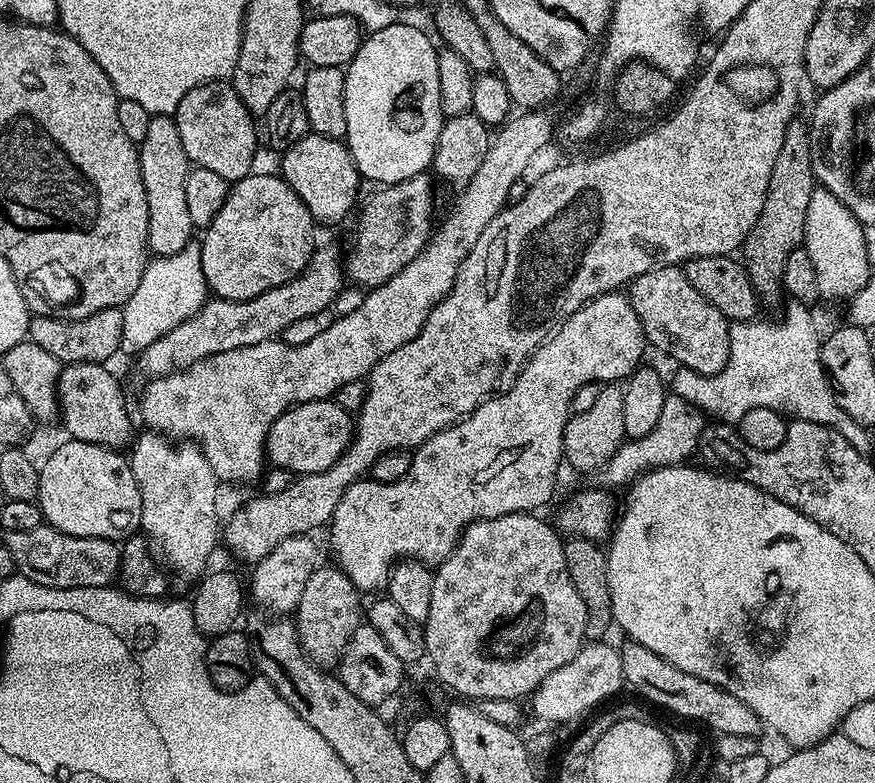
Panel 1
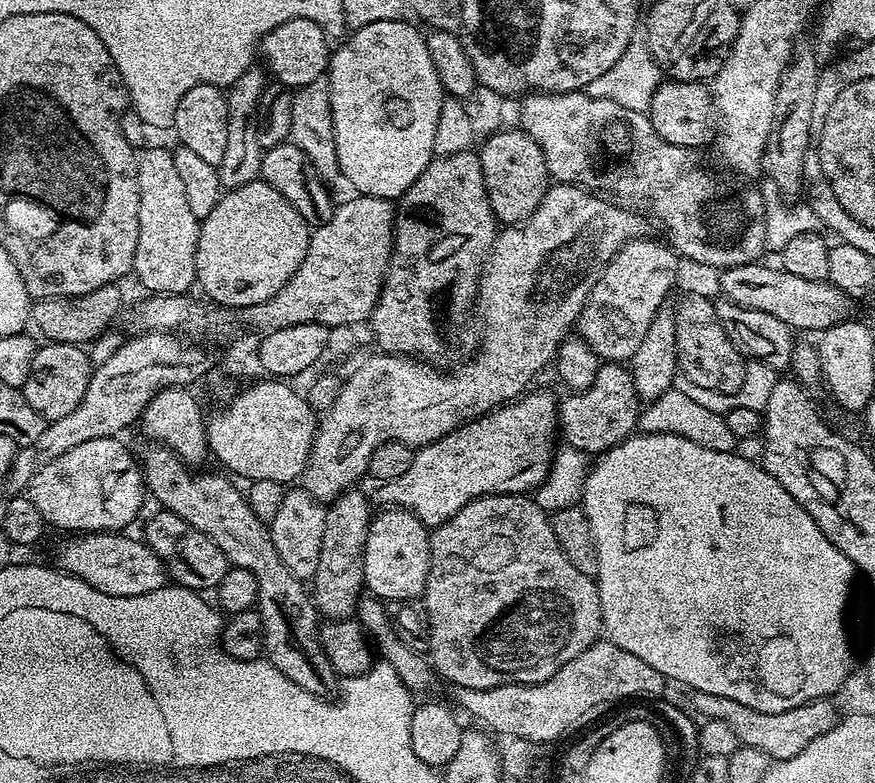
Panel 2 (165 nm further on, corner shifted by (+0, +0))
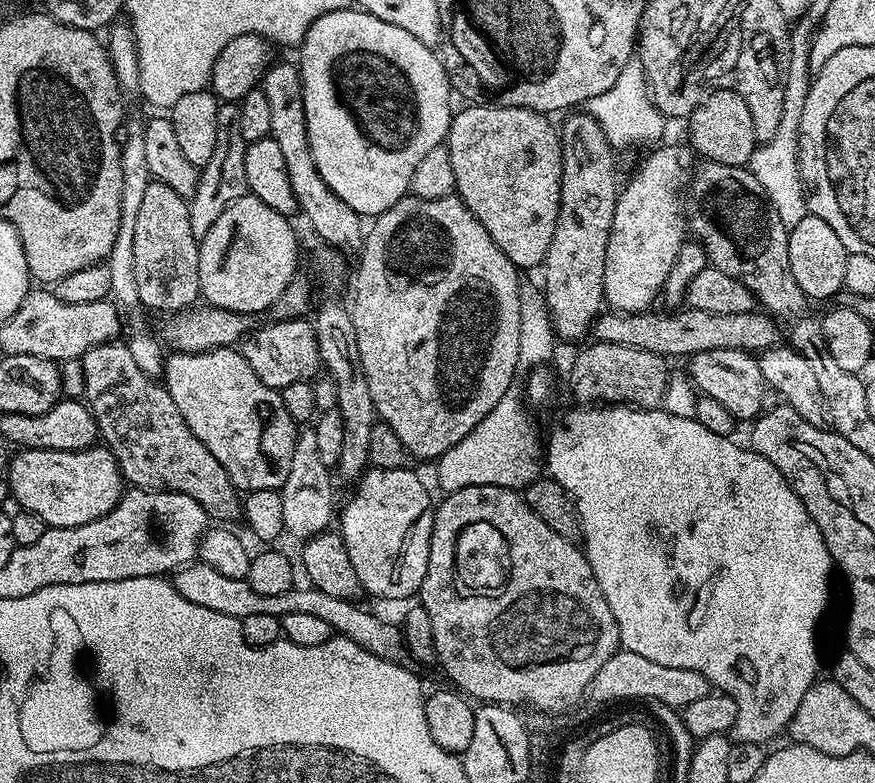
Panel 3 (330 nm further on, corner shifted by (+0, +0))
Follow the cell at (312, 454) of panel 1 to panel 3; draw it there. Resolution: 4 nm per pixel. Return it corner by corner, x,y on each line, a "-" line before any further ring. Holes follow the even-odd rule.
235,347
211,348
208,352
173,351
164,361
162,383
168,389
170,398
174,398
174,406
178,406
178,414
182,414
186,426
190,426
190,430
202,441
206,446
206,450
210,450
210,454
214,454
214,458
218,458
218,462
222,462
226,474
232,479
233,485
237,489
253,492
254,490
262,490
263,488
275,488
279,490
284,487
286,478
290,474
290,458
294,458
298,425
296,421
290,418
290,414
286,414
286,406
282,402
279,391
266,386
266,382
262,382
262,378
258,378
258,374
254,374
254,370
250,370
250,362
246,362
246,358
241,352

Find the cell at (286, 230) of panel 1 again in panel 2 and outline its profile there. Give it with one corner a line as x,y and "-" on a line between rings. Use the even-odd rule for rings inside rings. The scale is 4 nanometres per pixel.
254,179
237,188
227,189
221,195
218,206
210,210
210,214
200,225
198,250
196,251
196,284
205,292
213,304
221,308
239,310
246,306
254,306
258,302
266,302
266,298
274,298
282,286
302,266
302,258
306,258
310,225
270,186
265,180

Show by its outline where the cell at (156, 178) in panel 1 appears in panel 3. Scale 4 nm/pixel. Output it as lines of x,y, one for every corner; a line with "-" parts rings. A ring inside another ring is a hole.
149,182
146,186
146,194
142,197
142,206
138,209
138,223
134,225
134,278
138,278
138,298
145,309
147,307
157,308
160,312
175,314
193,307
201,299
200,279
198,278
198,250
200,245
194,230
190,228
190,210
188,206
189,201
185,197
178,195
174,190
170,190
170,186
155,182

